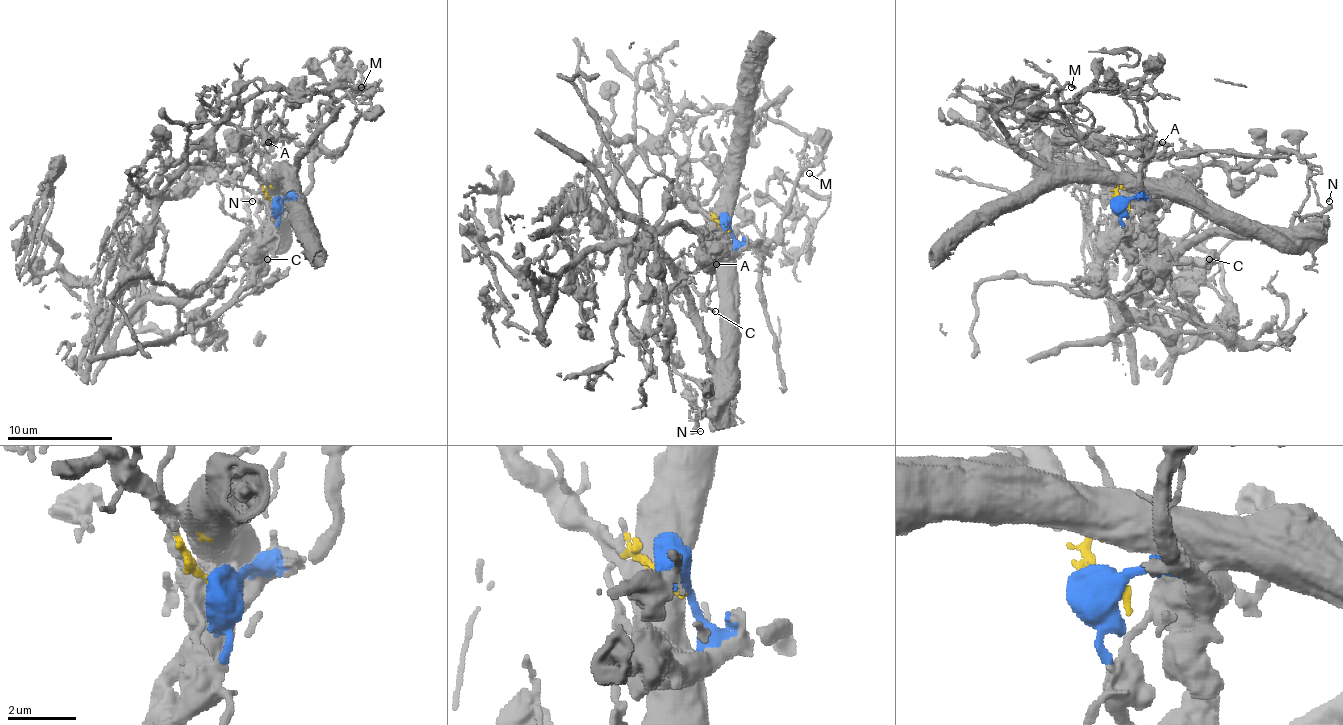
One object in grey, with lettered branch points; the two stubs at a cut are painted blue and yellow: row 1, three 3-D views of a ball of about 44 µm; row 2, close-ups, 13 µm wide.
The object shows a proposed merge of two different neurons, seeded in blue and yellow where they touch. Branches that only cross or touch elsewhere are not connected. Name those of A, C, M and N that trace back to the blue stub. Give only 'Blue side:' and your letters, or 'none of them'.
Blue side: A, C, M

